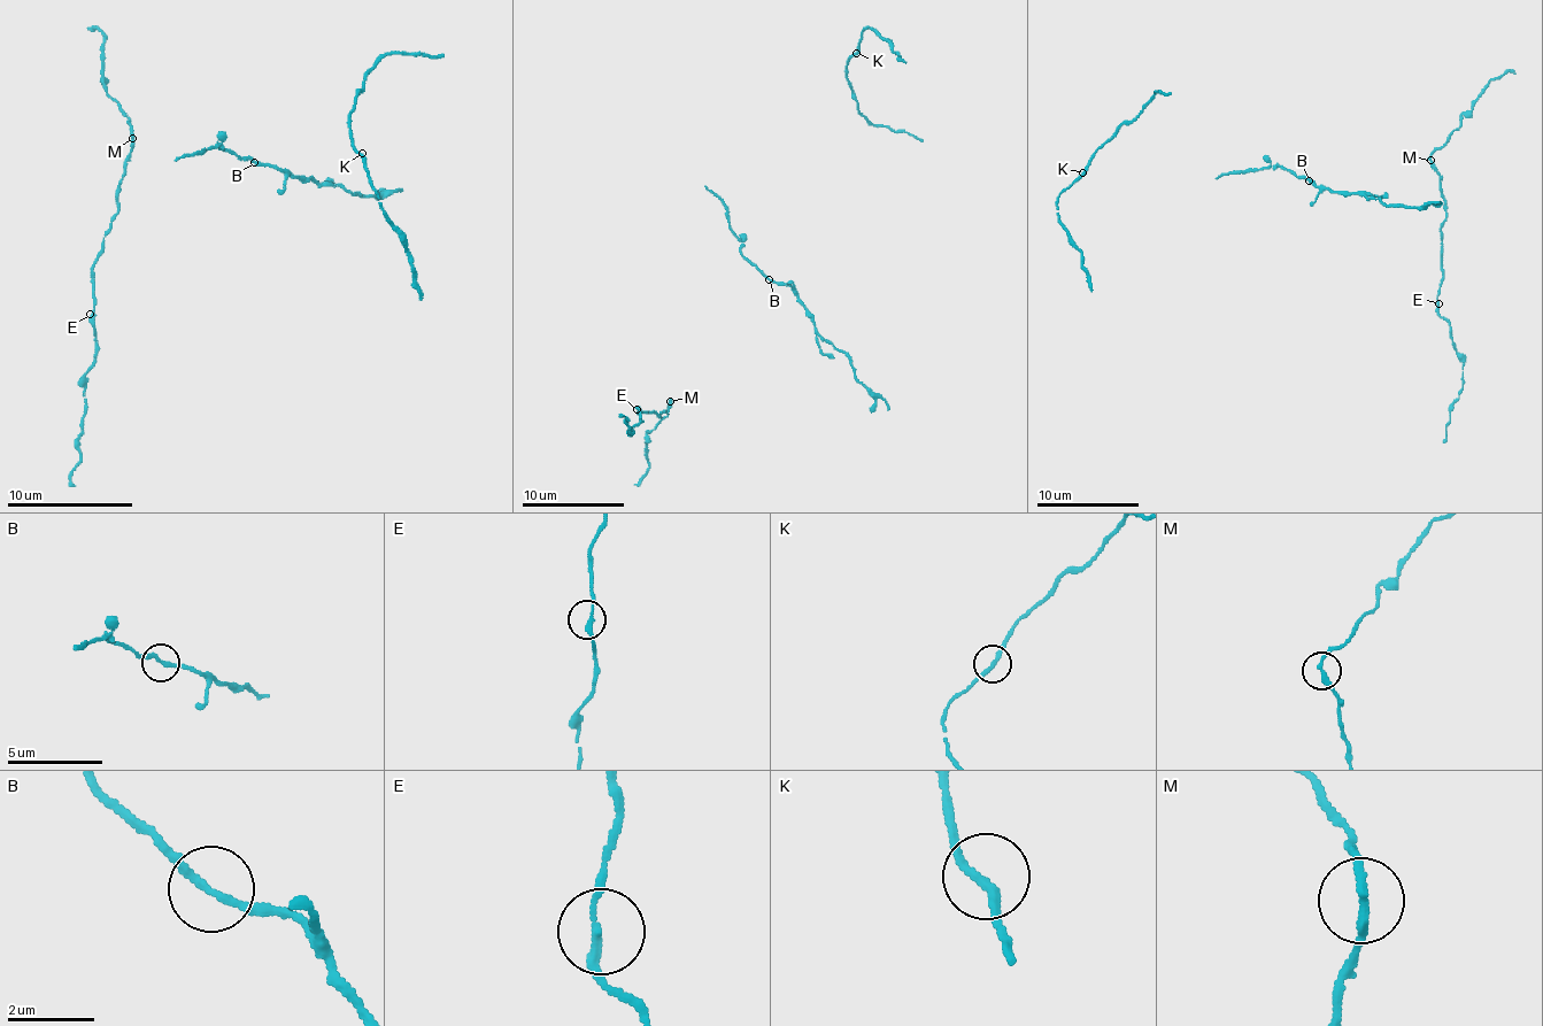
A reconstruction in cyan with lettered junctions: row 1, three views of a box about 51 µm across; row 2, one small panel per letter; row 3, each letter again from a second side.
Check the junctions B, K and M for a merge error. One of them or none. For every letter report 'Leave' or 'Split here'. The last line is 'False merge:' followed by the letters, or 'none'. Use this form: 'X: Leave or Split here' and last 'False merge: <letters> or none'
B: Leave
K: Leave
M: Leave
False merge: none

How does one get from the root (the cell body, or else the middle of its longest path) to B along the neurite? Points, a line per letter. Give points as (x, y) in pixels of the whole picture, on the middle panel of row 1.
B: (754, 263), (769, 279)

